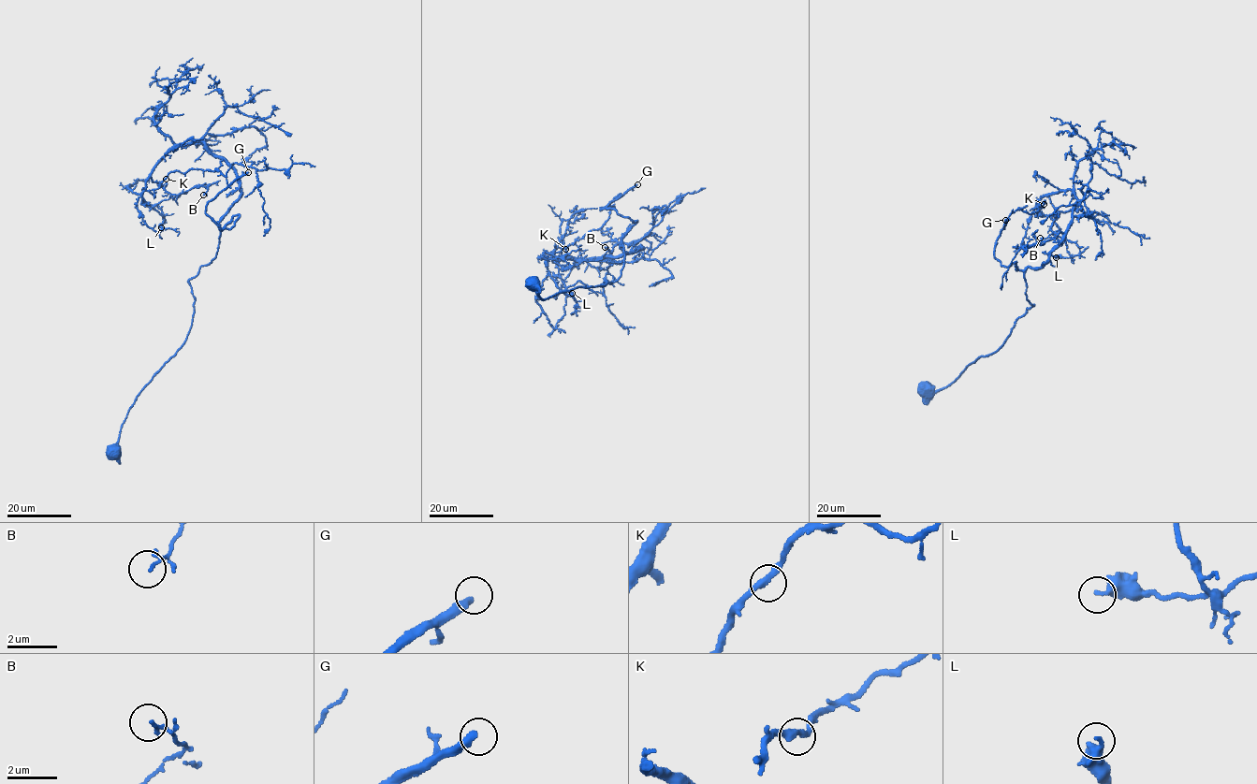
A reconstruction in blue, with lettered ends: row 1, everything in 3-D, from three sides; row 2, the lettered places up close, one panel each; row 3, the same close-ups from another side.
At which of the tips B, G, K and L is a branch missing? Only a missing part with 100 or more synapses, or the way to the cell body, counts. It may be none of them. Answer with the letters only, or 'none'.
G

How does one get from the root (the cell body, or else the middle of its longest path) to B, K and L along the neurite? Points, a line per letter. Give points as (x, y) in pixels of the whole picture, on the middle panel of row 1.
B: (532, 283), (544, 299), (604, 285), (621, 246), (643, 247), (551, 254), (565, 268), (605, 247)
K: (532, 283), (544, 299), (616, 281), (622, 239), (636, 221), (601, 210), (619, 195), (602, 226), (565, 249)
L: (532, 283), (544, 299), (606, 284), (621, 246), (642, 246), (544, 253), (572, 293)

